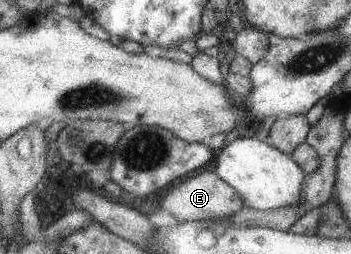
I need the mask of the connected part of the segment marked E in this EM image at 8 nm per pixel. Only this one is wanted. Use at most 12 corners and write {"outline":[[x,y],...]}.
{"outline":[[206,170],[169,188],[158,205],[178,222],[222,219],[241,196]]}

